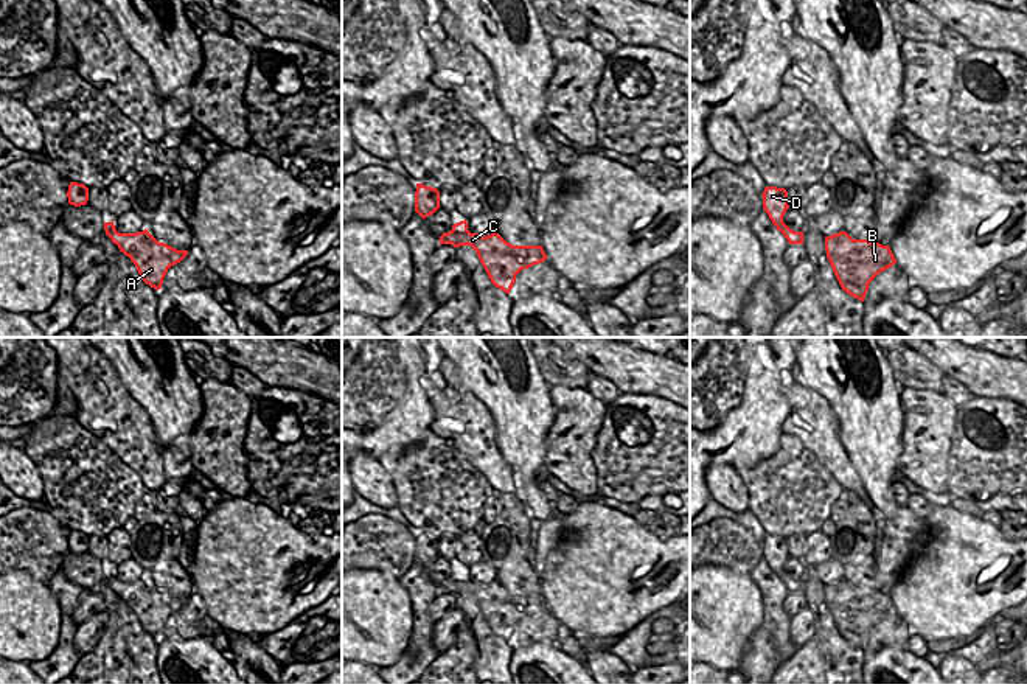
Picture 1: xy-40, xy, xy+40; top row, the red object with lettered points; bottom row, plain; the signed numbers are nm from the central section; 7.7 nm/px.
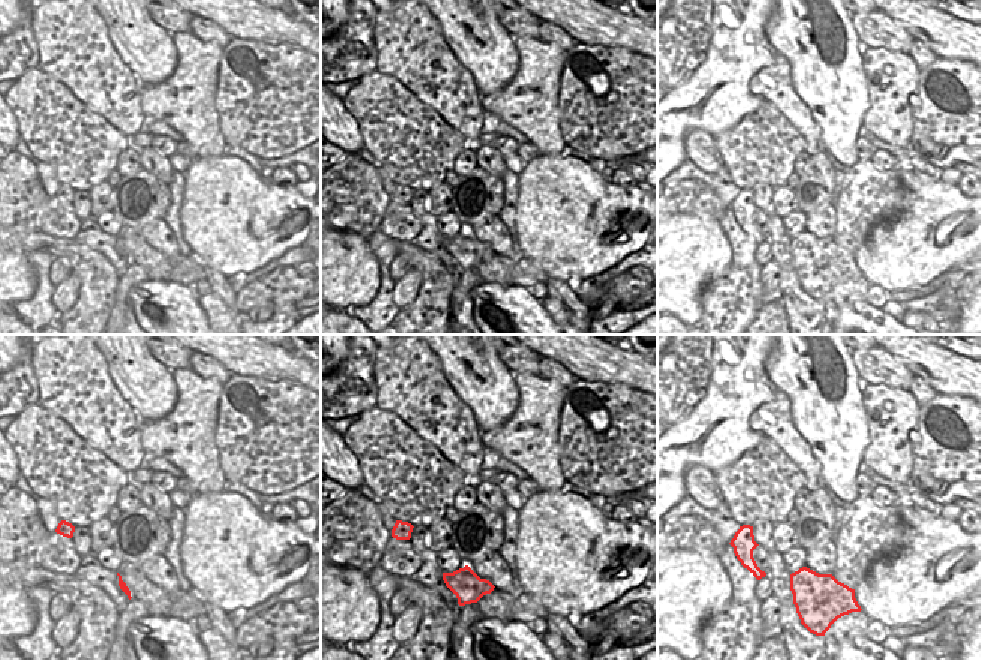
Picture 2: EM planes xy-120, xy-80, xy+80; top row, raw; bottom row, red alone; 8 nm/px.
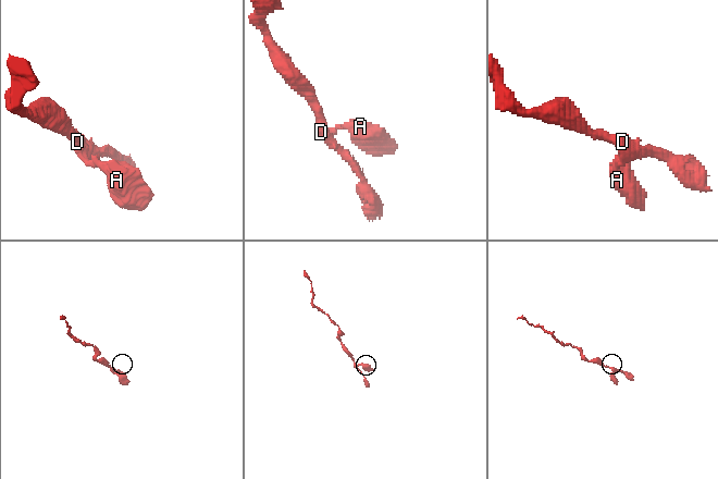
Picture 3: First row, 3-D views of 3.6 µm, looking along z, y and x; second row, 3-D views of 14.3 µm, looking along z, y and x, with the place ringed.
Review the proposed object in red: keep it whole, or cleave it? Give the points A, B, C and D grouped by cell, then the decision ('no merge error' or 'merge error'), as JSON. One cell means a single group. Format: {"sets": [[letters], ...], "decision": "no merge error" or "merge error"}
{"sets": [["A", "B", "C", "D"]], "decision": "no merge error"}

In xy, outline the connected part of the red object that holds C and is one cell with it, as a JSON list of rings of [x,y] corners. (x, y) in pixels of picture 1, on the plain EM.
[[[460,569],[452,578],[440,585],[440,592],[454,595],[471,594],[485,616],[491,631],[510,642],[516,623],[547,608],[542,594],[513,594],[497,580],[482,585],[468,578],[468,571]]]

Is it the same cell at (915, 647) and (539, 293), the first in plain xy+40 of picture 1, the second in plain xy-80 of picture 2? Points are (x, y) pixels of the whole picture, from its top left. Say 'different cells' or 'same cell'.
same cell

